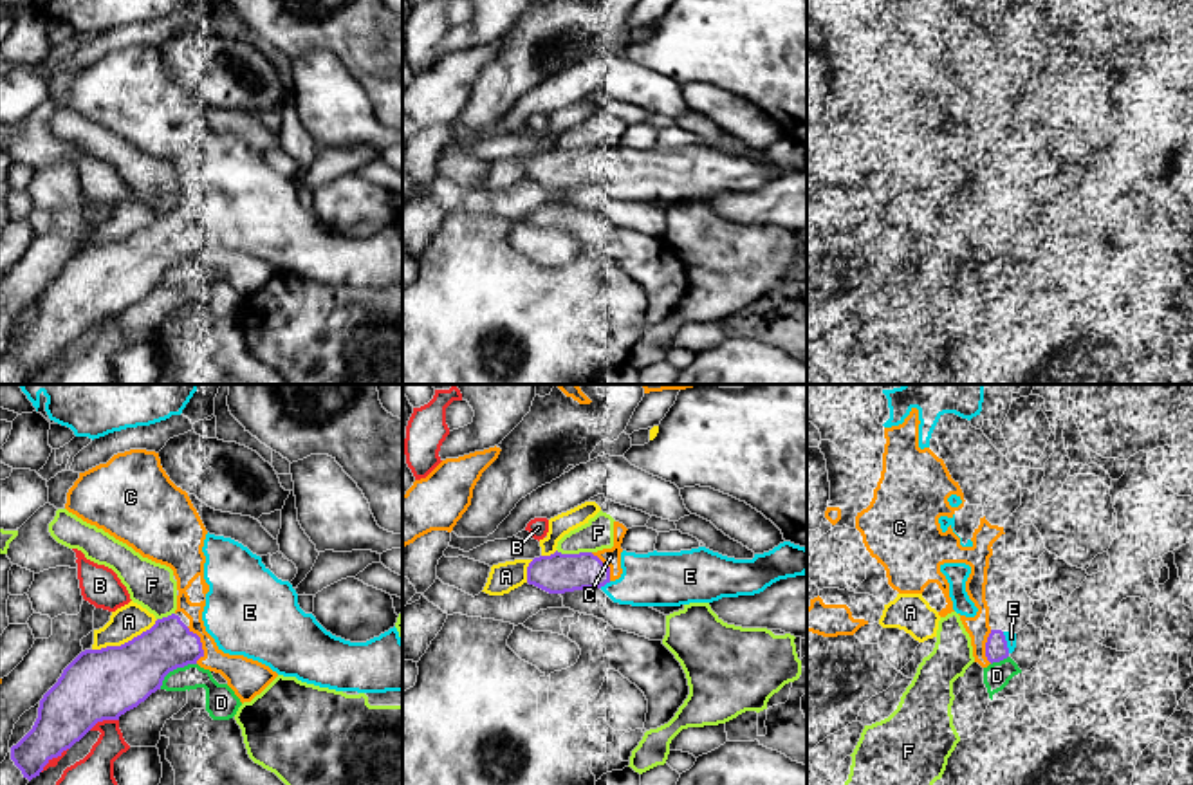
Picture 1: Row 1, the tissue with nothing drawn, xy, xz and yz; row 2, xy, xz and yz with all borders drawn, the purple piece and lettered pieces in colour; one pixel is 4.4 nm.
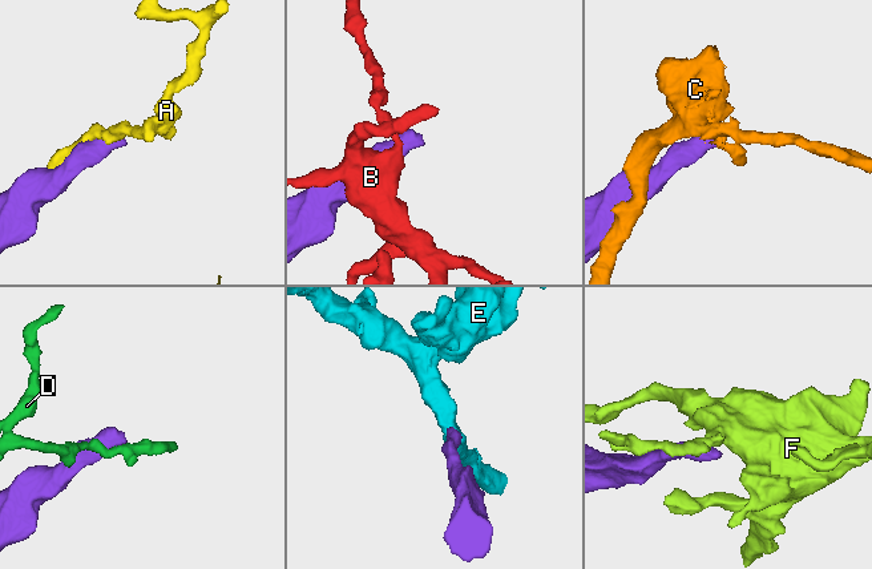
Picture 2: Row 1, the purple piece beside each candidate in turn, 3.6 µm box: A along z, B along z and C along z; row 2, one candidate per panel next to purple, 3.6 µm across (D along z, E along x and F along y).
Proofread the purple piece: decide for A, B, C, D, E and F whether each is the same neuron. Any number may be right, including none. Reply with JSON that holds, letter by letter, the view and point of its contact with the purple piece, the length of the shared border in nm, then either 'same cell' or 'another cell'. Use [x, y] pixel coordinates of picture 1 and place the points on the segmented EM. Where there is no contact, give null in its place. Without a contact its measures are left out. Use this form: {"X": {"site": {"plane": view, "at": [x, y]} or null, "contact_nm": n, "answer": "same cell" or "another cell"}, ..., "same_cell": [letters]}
{"A": {"site": {"plane": "xy", "at": [125, 643]}, "contact_nm": 320, "answer": "another cell"}, "B": {"site": {"plane": "xy", "at": [103, 719]}, "contact_nm": 140, "answer": "another cell"}, "C": {"site": {"plane": "xy", "at": [201, 645]}, "contact_nm": 180, "answer": "another cell"}, "D": {"site": {"plane": "xy", "at": [174, 668]}, "contact_nm": 200, "answer": "another cell"}, "E": {"site": {"plane": "xz", "at": [605, 583]}, "contact_nm": 60, "answer": "same cell"}, "F": {"site": {"plane": "xz", "at": [574, 554]}, "contact_nm": 160, "answer": "another cell"}, "same_cell": ["E"]}

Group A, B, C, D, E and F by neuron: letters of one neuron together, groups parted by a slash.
A / B / C / D / E / F

